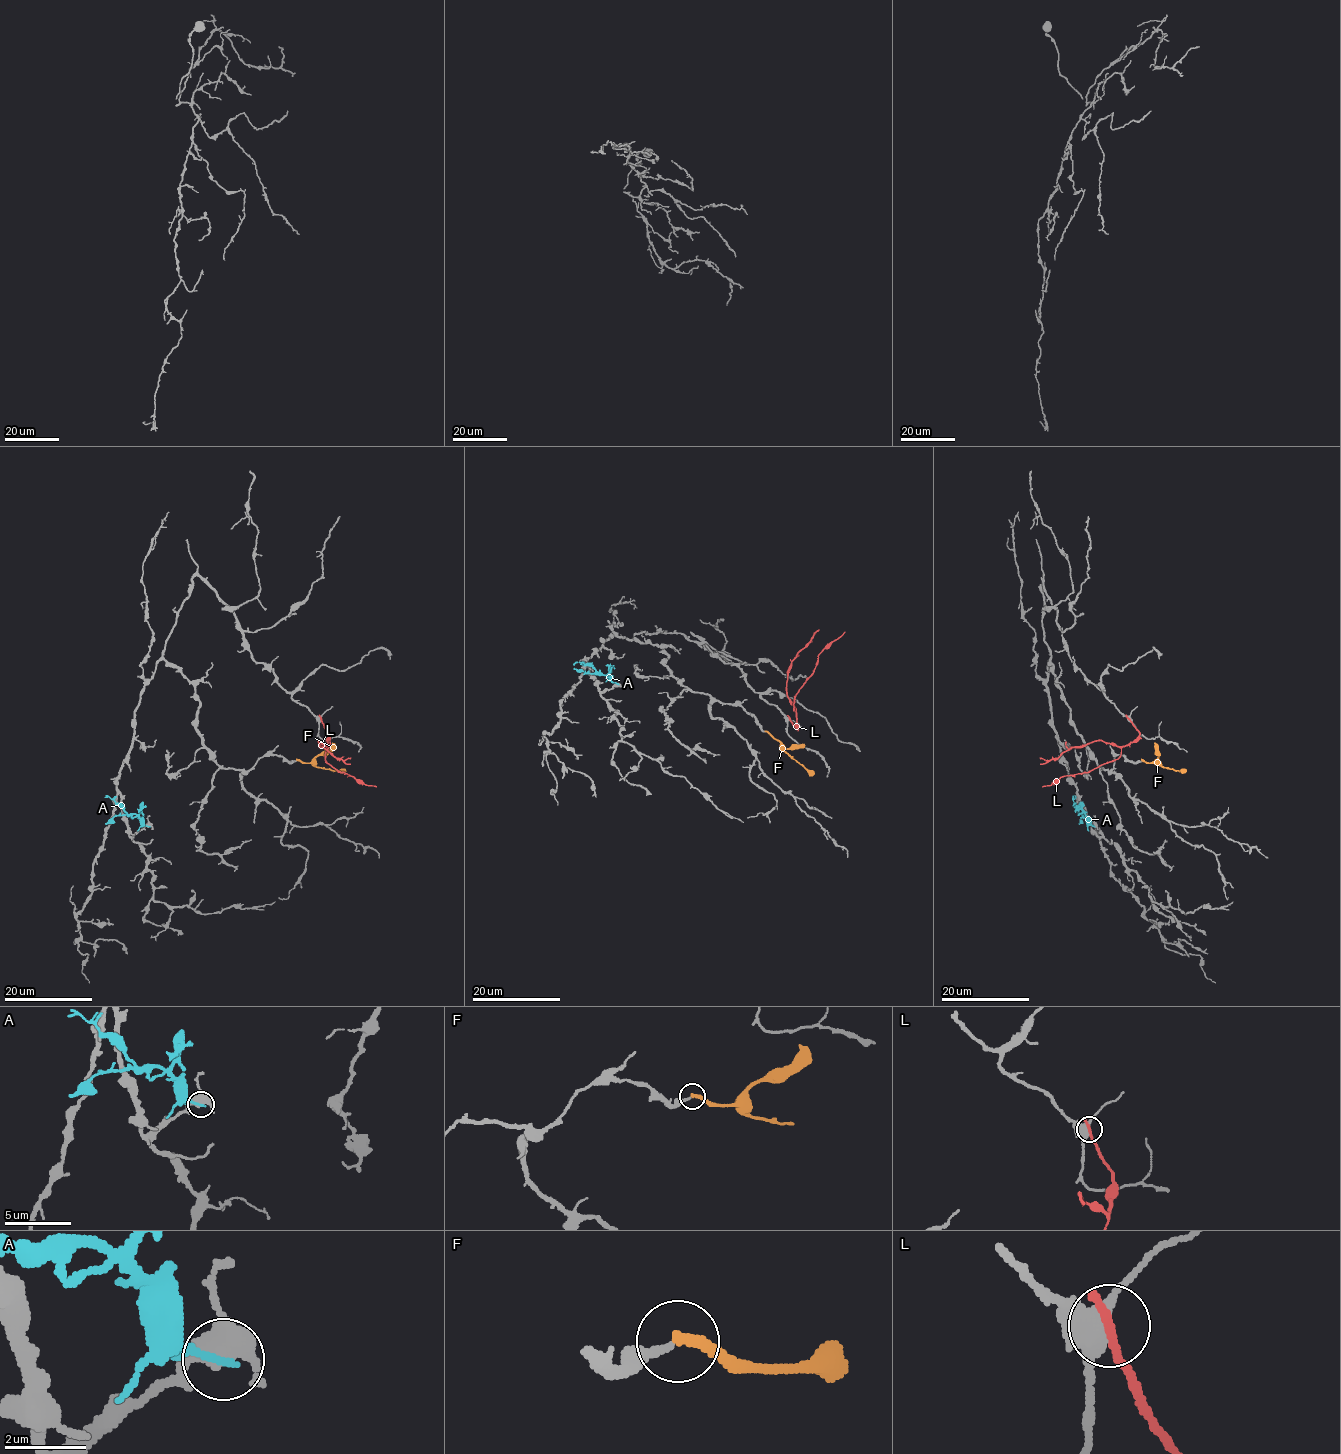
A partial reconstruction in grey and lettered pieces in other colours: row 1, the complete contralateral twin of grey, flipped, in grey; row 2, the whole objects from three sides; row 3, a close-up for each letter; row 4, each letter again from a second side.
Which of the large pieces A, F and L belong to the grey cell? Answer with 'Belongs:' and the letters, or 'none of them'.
Belongs: none of them

